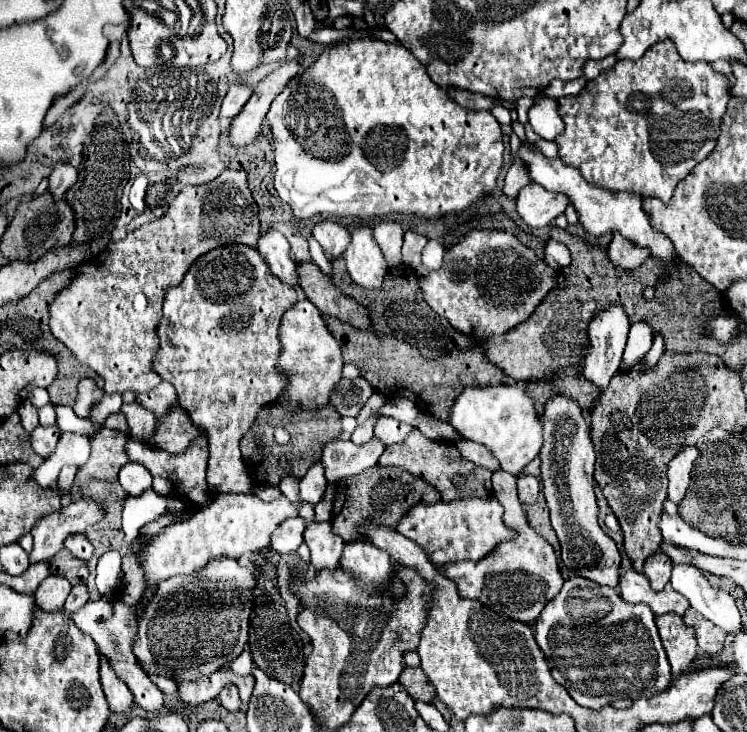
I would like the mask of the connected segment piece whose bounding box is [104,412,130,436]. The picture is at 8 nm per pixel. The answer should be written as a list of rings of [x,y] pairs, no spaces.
[[[121,412],[110,414],[106,418],[104,426],[110,429],[124,431],[124,433],[128,433],[128,436],[130,434],[126,418]]]

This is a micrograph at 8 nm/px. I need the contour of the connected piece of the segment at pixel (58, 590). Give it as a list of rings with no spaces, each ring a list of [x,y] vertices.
[[[50,575],[40,583],[40,587],[34,593],[36,605],[42,611],[62,611],[70,589],[72,589],[72,585],[66,579],[58,577],[58,575]]]

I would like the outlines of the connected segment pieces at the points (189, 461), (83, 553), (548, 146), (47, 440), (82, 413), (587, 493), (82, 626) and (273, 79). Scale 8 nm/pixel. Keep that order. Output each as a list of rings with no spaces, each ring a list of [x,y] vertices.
[[[198,437],[184,453],[168,453],[168,451],[158,451],[158,449],[150,449],[146,443],[138,443],[134,439],[128,441],[126,453],[130,457],[130,461],[142,463],[152,477],[164,477],[164,479],[172,479],[176,481],[176,493],[188,497],[192,503],[206,507],[212,501],[212,493],[206,485],[206,461],[208,461],[208,443],[204,441],[204,437]]]
[[[74,535],[74,537],[68,537],[66,541],[64,541],[64,547],[74,555],[74,557],[78,557],[78,559],[82,559],[82,561],[90,561],[90,557],[92,557],[92,553],[94,553],[94,549],[92,549],[92,543],[84,537],[84,535]]]
[[[529,123],[525,124],[525,134],[527,141],[534,143],[538,151],[548,158],[558,157],[558,147],[555,142],[547,141],[536,135]]]
[[[36,427],[32,433],[32,449],[44,459],[56,449],[61,431],[58,427]]]
[[[84,377],[80,383],[78,383],[78,399],[74,403],[74,411],[78,417],[86,417],[92,409],[92,405],[96,405],[100,399],[102,399],[104,391],[96,385],[94,379],[90,377]]]
[[[554,397],[546,403],[544,415],[544,445],[540,449],[540,471],[542,471],[542,493],[550,507],[552,527],[562,545],[564,569],[578,577],[590,579],[598,585],[618,585],[620,553],[616,543],[602,531],[598,521],[596,503],[596,481],[594,481],[594,447],[590,429],[576,401],[568,397]]]
[[[104,595],[98,601],[88,601],[80,611],[72,613],[72,621],[76,623],[76,627],[84,633],[88,633],[96,645],[98,651],[108,657],[110,667],[114,669],[114,673],[118,673],[118,677],[128,685],[128,689],[134,695],[134,701],[146,709],[152,711],[154,715],[158,715],[158,711],[164,707],[164,695],[162,691],[150,681],[150,677],[144,673],[138,657],[134,655],[134,641],[138,635],[138,613],[132,605],[124,603],[122,599],[118,599],[116,595]]]
[[[288,61],[278,71],[270,73],[266,79],[258,83],[248,103],[230,123],[228,139],[234,147],[246,147],[260,135],[260,127],[270,109],[270,103],[276,99],[276,95],[282,93],[288,81],[298,75],[298,71],[300,71],[300,65],[296,61]]]

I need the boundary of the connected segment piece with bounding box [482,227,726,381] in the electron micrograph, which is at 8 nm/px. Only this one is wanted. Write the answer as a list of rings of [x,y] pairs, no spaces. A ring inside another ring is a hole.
[[[552,227],[550,237],[564,243],[572,257],[572,263],[568,267],[558,269],[556,289],[552,289],[544,297],[542,305],[538,305],[538,309],[530,315],[530,319],[524,321],[524,325],[514,327],[510,333],[502,337],[490,337],[490,341],[482,343],[482,349],[486,351],[488,359],[492,363],[498,363],[498,367],[504,369],[508,377],[516,381],[518,379],[530,381],[554,375],[566,367],[578,367],[584,361],[586,351],[590,347],[588,325],[592,317],[610,305],[622,305],[630,323],[638,321],[648,323],[654,335],[664,337],[664,351],[670,353],[708,351],[722,357],[722,345],[718,345],[718,341],[698,337],[698,333],[694,333],[694,321],[698,321],[698,317],[706,317],[706,313],[722,311],[726,301],[718,297],[720,293],[716,293],[716,289],[708,281],[702,281],[702,277],[698,277],[694,269],[682,265],[678,273],[666,277],[664,281],[658,281],[656,277],[658,265],[654,265],[654,261],[648,259],[648,263],[644,263],[634,271],[618,273],[618,267],[610,263],[606,249],[594,247],[588,241],[574,237],[558,227]],[[646,285],[652,285],[656,289],[652,301],[646,301],[640,295],[642,287]]]

